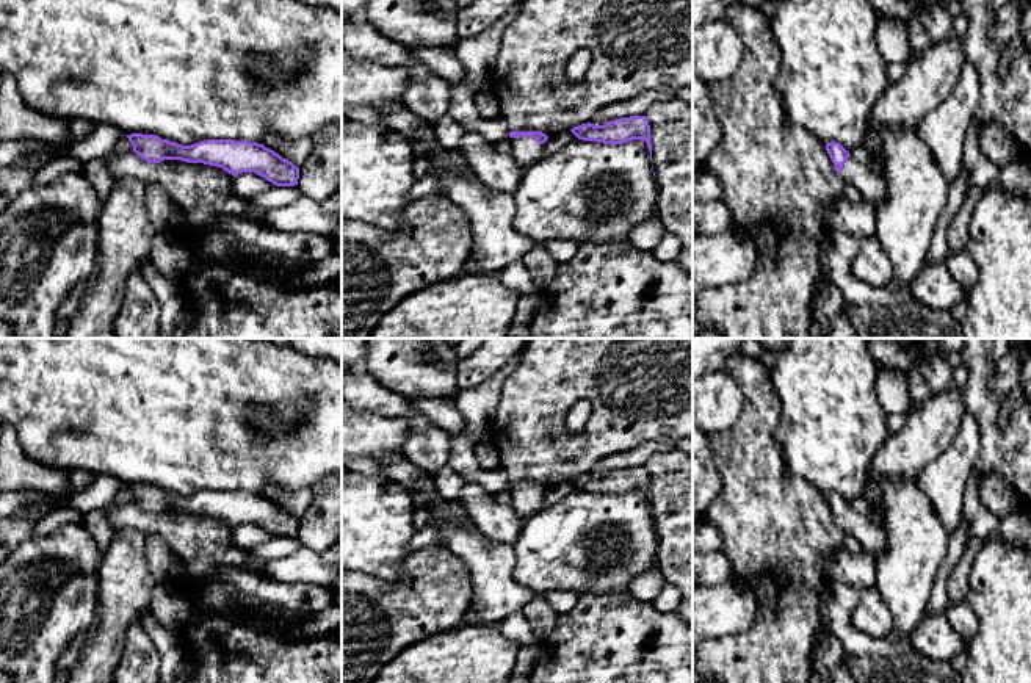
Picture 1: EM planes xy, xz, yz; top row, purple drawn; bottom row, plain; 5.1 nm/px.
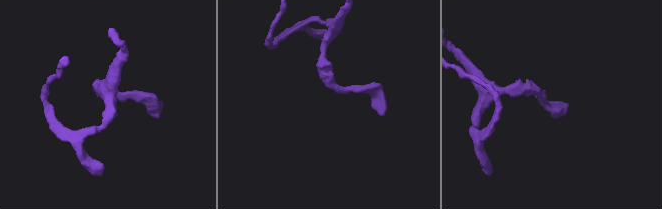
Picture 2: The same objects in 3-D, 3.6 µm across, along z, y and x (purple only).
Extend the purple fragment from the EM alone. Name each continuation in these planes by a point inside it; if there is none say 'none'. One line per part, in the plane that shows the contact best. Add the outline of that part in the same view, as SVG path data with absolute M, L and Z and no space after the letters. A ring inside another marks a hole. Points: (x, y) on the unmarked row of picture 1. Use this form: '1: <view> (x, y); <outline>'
1: xz (525, 502); M517 487L511 492L511 506L522 522L525 522L542 509L542 497L544 495L537 495L531 487Z

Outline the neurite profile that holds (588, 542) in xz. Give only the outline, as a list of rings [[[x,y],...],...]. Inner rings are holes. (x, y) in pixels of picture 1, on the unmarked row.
[[[577,490],[523,522],[514,544],[514,580],[539,595],[555,591],[578,595],[628,592],[638,575],[657,569],[658,550],[646,492],[603,495]]]

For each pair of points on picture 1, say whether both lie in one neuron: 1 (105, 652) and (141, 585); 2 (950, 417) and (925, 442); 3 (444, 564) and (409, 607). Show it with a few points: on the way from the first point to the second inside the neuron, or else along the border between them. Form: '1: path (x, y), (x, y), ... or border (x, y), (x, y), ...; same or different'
1: path (110, 635), (116, 613), (124, 602); same
2: path (944, 423), (931, 436); same
3: path (434, 575), (434, 581), (420, 596); same

